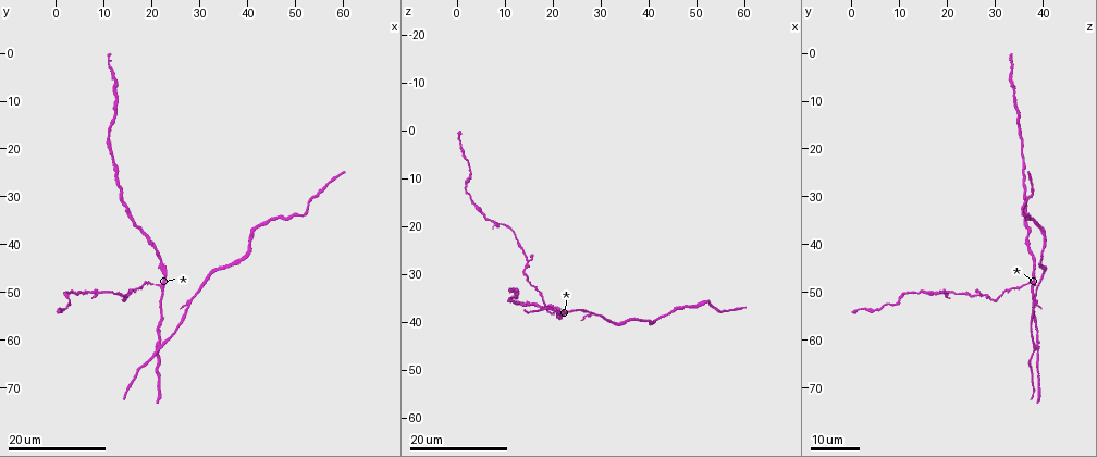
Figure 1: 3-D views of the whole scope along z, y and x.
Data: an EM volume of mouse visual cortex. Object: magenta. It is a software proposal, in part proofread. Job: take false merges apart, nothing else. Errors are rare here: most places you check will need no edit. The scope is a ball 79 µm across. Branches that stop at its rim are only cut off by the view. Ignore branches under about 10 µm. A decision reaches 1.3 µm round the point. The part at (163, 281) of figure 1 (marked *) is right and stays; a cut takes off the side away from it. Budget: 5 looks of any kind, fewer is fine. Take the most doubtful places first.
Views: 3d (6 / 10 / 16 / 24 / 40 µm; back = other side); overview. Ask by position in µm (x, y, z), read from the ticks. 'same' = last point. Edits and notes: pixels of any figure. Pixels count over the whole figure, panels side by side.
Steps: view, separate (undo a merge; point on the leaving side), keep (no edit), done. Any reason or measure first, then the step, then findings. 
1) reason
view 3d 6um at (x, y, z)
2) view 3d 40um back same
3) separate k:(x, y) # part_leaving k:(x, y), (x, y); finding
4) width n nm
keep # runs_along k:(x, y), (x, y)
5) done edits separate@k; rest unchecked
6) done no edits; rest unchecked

view 3d 16um at (22.0, 61.5, 38.5)

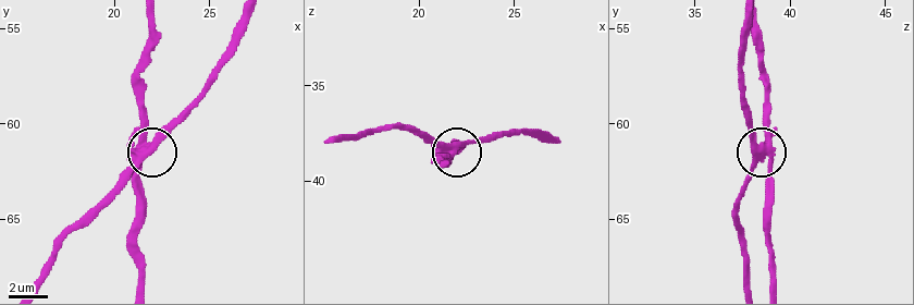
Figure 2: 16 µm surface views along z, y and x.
closer look
view 3d 6um at (21.9, 61.2, 38.1)

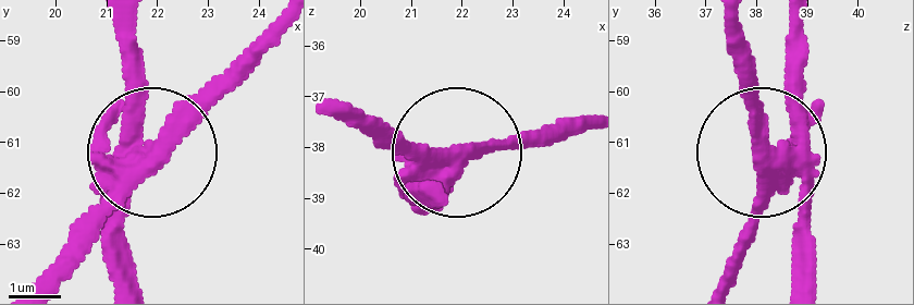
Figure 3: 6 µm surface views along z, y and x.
width 390 nm
separate 3:(181, 109) # part_leaving 3:(130, 158), (268, 27); two neurons meet here

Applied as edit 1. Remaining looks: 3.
narrows sharply
view 3d 24um at (9.0, 50.0, 20.0)

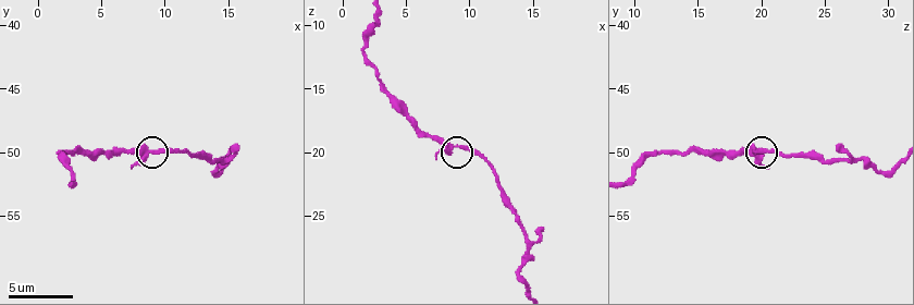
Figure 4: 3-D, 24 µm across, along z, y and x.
view 3d 6um at (9.2, 50.0, 19.6)

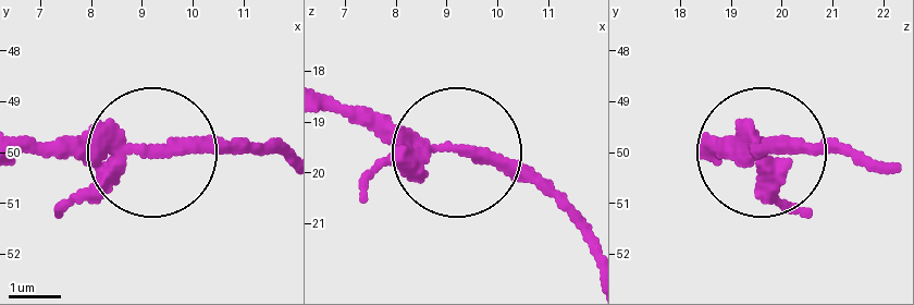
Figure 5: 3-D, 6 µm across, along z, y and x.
width 230 nm
keep # all the same neuron

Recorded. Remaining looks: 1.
a narrow waist
view 3d 10um at (14.2, 50.6, 26.2)

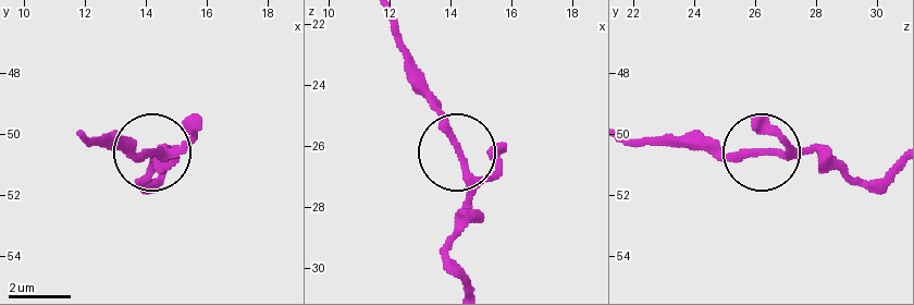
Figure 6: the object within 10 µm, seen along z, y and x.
width 210 nm
keep # runs_along 6:(470, 285), (449, 247), (465, 169), (452, 130), (412, 85); all the same neuron

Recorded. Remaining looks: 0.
done edits separate@3; rest unchecked

